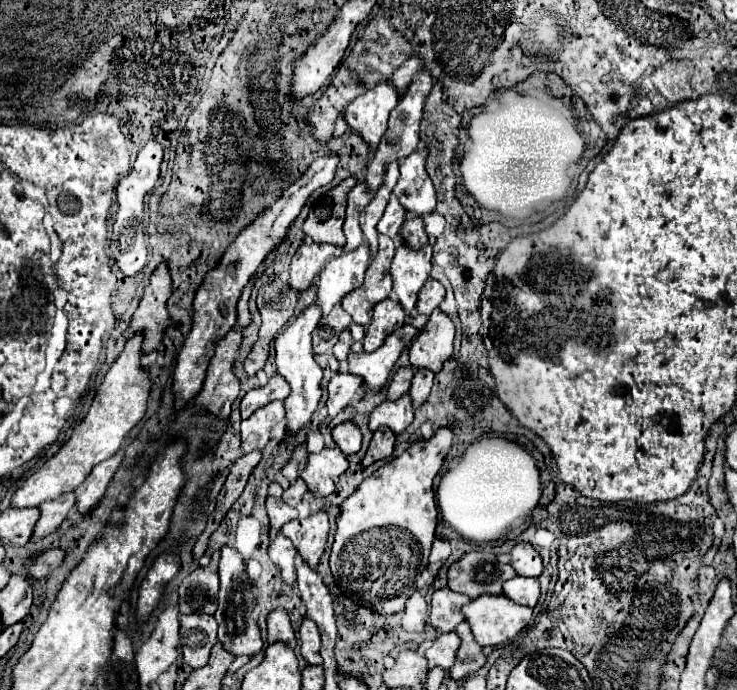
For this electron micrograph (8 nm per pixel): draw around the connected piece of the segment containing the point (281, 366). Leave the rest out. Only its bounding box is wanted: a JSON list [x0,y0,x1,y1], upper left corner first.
[275,306,323,432]

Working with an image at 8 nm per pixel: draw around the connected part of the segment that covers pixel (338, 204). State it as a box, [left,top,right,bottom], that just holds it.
[303,178,357,246]

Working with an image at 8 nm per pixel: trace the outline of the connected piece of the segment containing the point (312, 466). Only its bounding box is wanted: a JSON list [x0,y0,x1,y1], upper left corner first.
[301,448,347,496]

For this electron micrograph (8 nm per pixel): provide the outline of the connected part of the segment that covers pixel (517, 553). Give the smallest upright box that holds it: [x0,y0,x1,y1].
[511,542,543,576]

